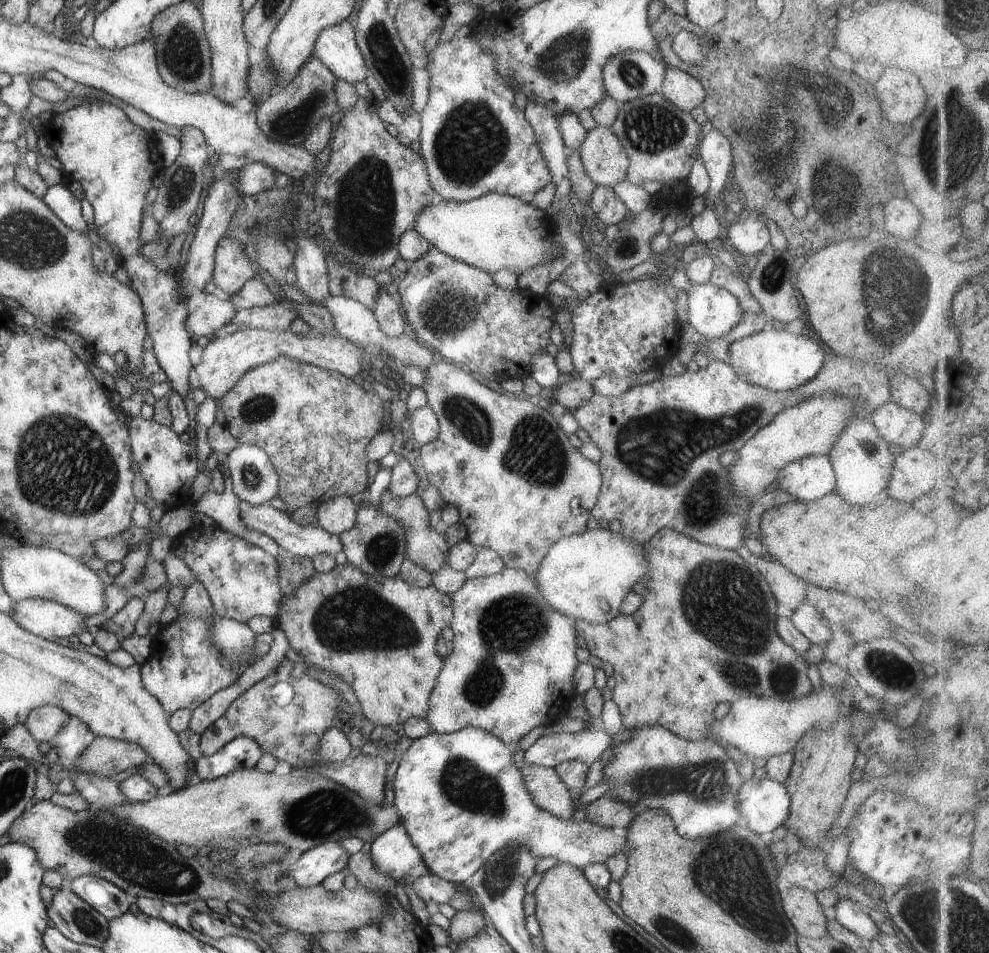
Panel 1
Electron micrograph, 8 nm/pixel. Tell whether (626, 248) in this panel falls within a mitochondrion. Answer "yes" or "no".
no

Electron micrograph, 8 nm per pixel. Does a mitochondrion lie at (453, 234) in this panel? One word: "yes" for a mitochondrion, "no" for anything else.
no

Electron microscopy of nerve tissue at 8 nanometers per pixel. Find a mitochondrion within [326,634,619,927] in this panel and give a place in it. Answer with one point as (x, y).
(464, 783)

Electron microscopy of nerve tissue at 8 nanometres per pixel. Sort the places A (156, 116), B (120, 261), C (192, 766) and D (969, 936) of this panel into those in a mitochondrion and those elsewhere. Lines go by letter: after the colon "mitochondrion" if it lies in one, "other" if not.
A: other
B: other
C: other
D: mitochondrion

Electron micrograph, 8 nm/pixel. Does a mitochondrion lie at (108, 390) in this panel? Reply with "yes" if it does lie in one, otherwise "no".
no

